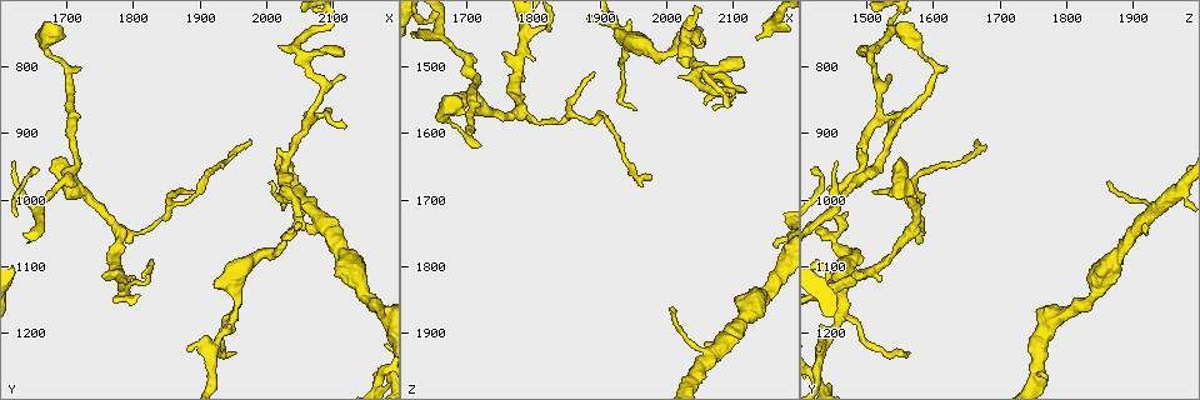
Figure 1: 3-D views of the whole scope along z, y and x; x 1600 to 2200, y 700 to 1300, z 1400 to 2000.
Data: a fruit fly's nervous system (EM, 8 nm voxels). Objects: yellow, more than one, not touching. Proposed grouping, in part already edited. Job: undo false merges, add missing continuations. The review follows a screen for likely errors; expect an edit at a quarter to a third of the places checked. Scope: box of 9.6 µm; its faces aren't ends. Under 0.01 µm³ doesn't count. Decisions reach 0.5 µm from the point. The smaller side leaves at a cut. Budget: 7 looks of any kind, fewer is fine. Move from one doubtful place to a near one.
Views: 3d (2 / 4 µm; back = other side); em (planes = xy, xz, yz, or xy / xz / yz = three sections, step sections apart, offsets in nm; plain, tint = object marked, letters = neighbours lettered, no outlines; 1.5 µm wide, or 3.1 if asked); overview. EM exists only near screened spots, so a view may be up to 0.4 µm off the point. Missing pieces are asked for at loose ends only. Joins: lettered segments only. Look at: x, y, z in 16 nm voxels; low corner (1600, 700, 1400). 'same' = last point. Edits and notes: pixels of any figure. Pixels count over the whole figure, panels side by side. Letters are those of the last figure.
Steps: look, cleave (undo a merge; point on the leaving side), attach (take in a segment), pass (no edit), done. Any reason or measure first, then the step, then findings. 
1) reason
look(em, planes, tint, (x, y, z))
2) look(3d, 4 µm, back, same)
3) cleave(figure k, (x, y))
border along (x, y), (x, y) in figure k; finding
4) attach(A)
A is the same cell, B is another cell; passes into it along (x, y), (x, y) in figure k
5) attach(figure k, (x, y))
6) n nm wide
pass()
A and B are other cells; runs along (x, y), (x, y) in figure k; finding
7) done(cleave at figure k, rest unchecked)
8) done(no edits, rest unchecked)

free end
look(3d, 2 µm, back, (2110, 790, 1495))

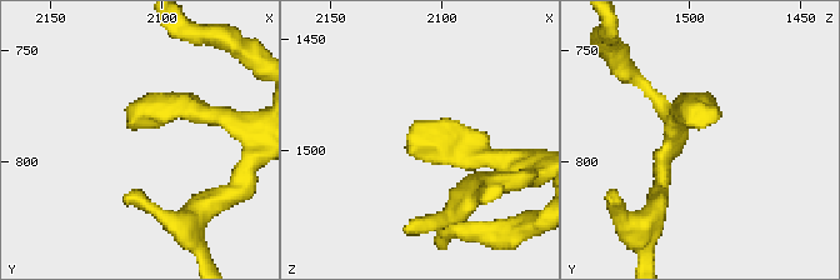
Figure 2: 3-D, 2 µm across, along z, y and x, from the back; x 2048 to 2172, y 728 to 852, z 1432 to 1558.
look(em, xz, step 8, tint, (2113, 786, 1494))

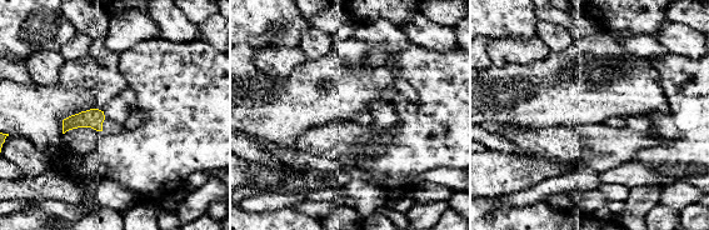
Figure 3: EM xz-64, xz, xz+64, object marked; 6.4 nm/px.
another direction
look(em, planes, letters, same)

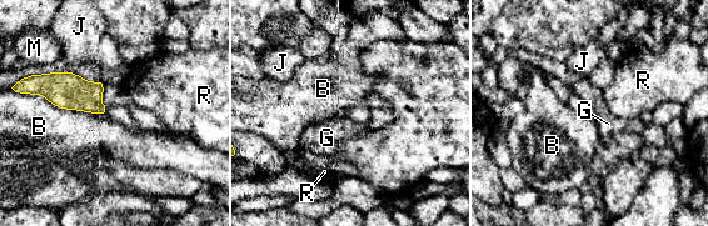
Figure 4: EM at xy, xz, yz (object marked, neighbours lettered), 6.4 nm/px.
pass()
B, G, J, M and R are other cells; border along (14, 90), (103, 114) in figure 4; none of them fits

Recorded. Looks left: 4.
calibre changes
look(3d, 2 µm, back, (1665, 770, 1575))

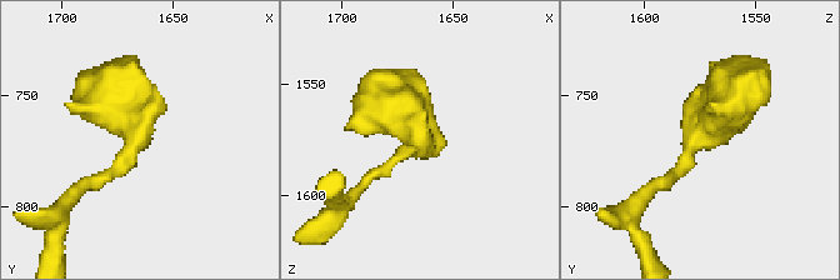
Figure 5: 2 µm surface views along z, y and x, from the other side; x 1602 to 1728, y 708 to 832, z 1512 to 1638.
shape alone is not enough
look(em, planes, plain, (1668, 767, 1576))

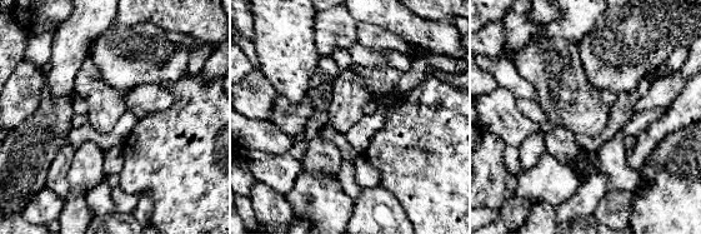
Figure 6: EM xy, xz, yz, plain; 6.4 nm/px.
look(em, planes, letters, same)

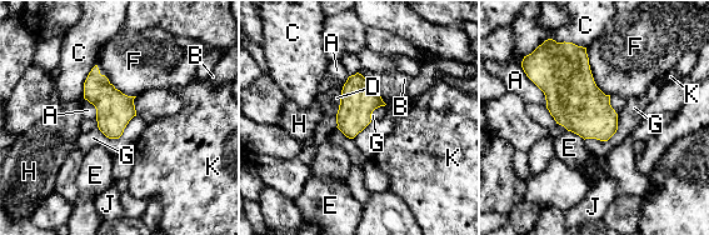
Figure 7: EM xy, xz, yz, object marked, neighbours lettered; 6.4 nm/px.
240 nm wide
pass()
A, B, C, D, E, F, G, H, J and K are other cells; all the same cell

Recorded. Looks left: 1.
done(no edits, rest unchecked)

